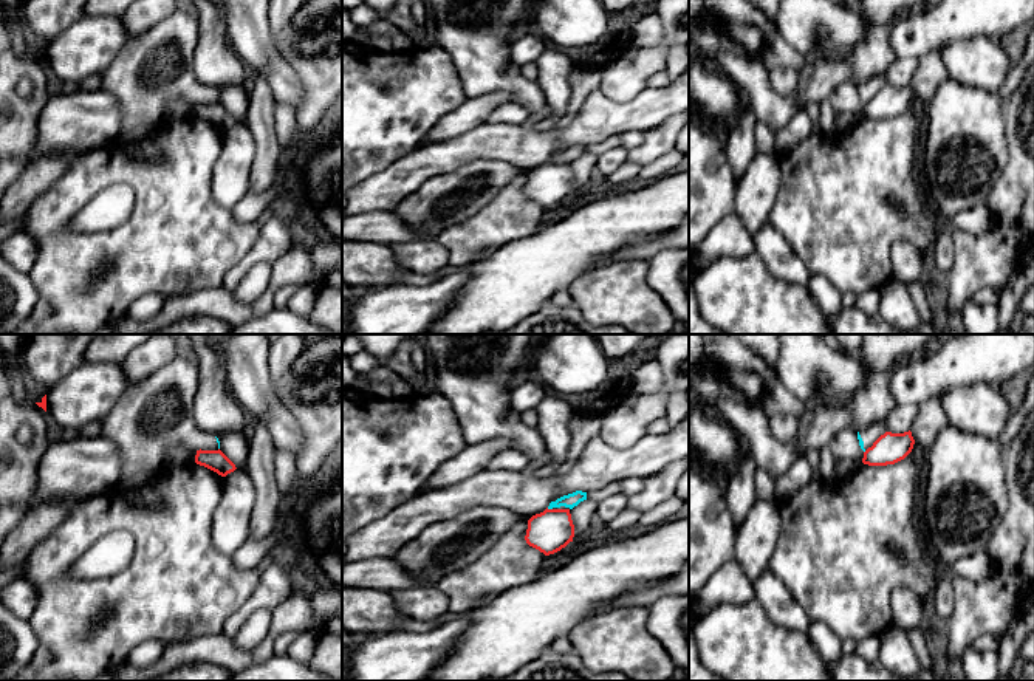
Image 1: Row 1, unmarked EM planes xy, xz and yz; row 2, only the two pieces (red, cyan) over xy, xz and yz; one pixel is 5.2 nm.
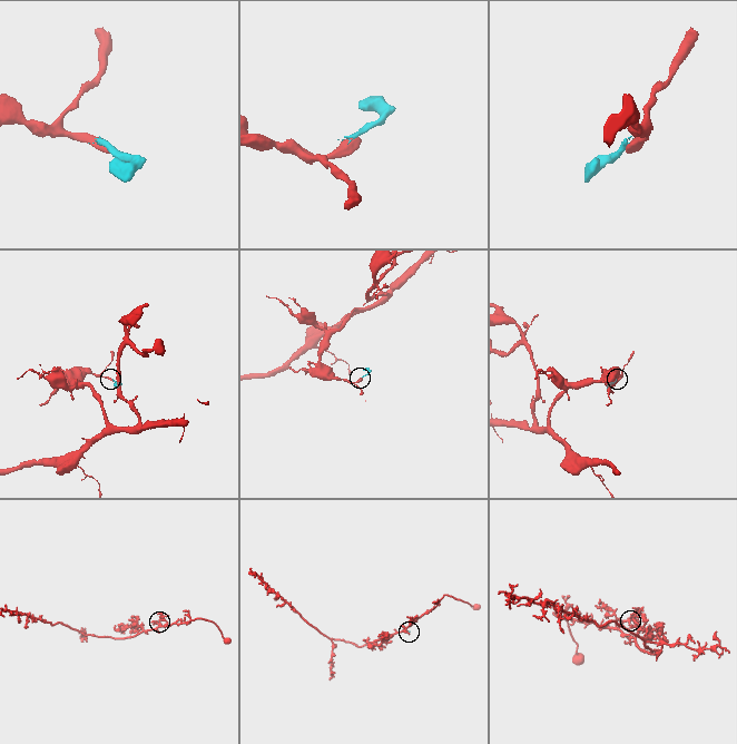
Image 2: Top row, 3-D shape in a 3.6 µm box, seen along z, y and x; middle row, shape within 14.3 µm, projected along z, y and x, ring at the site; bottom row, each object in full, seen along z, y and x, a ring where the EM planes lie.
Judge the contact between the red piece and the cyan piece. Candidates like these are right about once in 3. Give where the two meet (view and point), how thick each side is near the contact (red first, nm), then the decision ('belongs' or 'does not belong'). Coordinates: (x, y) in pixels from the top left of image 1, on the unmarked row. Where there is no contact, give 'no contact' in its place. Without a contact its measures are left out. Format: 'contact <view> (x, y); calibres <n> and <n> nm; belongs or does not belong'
contact xz (550, 163); calibres 220 and 70 nm; does not belong

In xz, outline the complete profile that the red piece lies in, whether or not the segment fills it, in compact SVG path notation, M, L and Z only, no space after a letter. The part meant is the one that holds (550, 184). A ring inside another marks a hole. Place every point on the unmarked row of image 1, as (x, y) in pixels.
M545 163L528 173L525 193L545 209L565 201L574 190L570 163Z

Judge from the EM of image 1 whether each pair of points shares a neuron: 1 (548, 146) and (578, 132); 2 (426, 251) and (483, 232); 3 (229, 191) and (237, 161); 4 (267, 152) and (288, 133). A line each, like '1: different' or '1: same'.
1: same
2: different
3: same
4: different

